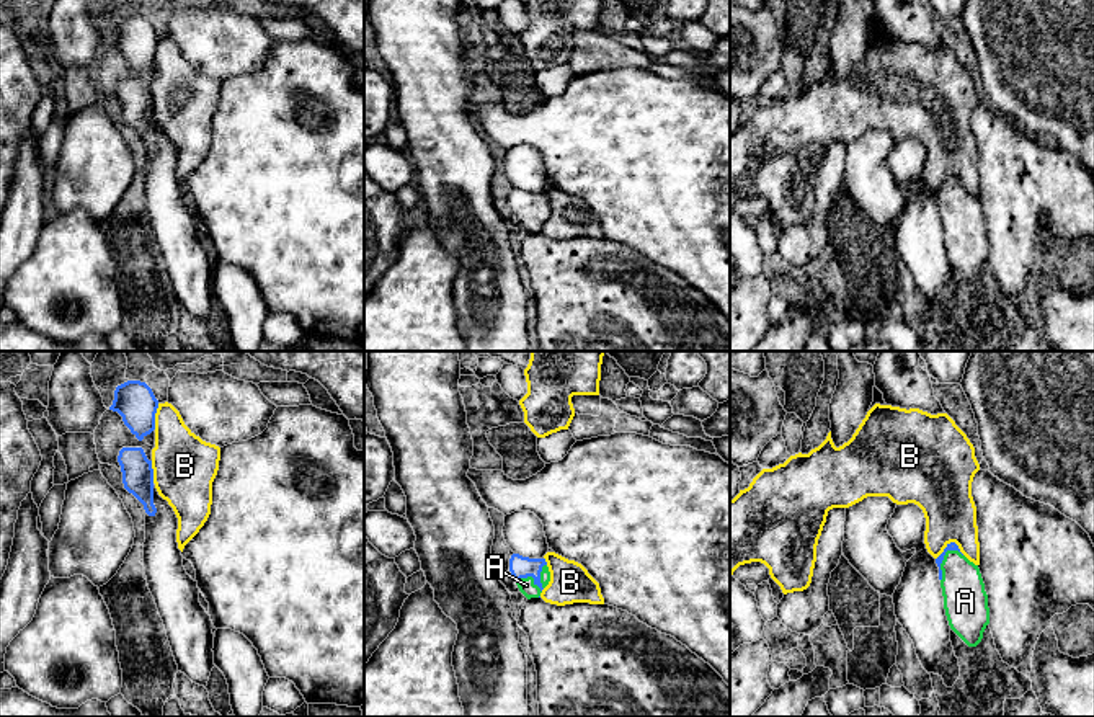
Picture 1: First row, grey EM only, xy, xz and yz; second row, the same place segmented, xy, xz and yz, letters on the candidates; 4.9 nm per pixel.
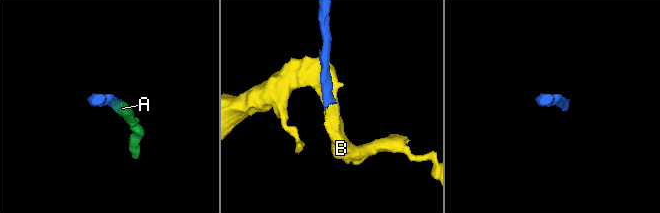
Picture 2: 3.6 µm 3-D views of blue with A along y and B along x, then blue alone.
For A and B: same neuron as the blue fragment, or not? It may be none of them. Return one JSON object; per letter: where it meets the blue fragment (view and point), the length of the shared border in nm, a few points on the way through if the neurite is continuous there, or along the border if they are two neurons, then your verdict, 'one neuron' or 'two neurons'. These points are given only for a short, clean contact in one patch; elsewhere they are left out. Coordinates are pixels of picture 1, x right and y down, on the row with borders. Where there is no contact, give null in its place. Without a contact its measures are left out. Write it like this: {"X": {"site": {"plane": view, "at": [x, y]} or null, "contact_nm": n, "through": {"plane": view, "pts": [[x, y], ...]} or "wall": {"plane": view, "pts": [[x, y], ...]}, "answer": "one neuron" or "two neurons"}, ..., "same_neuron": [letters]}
{"A": {"site": {"plane": "xz", "at": [538, 585]}, "contact_nm": 170, "through": {"plane": "xz", "pts": [[521, 567], [538, 585], [526, 585]]}, "answer": "one neuron"}, "B": {"site": {"plane": "yz", "at": [949, 544]}, "contact_nm": 150, "answer": "two neurons"}, "same_neuron": ["A"]}

